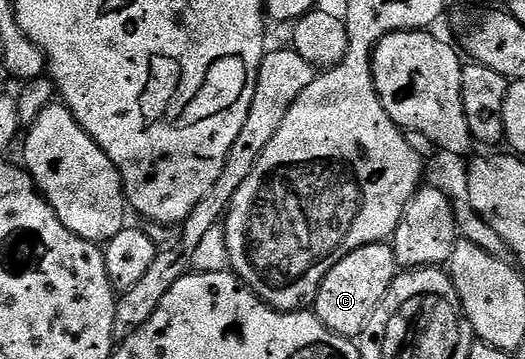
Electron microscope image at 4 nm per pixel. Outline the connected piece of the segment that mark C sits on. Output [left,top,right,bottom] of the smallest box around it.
[312,242,399,340]

